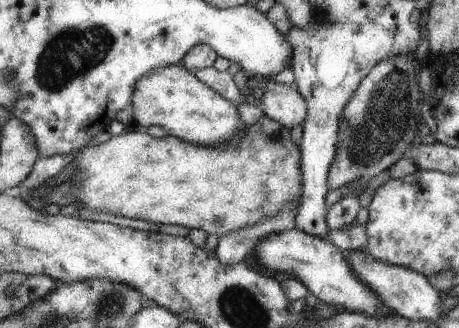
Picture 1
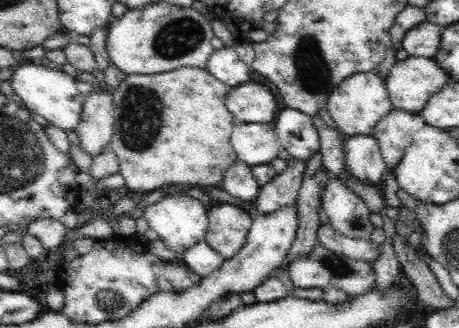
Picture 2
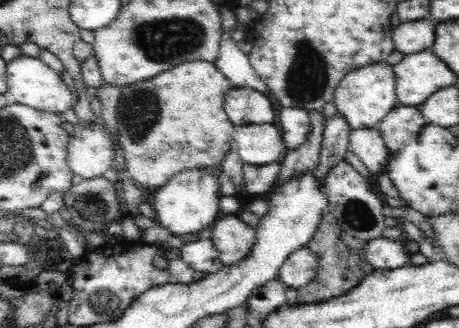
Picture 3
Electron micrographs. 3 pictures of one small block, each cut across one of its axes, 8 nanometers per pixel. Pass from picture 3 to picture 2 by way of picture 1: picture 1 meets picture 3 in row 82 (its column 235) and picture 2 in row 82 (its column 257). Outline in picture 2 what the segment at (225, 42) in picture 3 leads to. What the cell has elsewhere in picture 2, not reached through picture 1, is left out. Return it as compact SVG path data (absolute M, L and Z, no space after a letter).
M224 48L212 54L212 58L208 58L206 70L220 82L224 82L228 88L236 88L242 82L250 80L250 68L240 60L240 56L236 54L236 48Z

